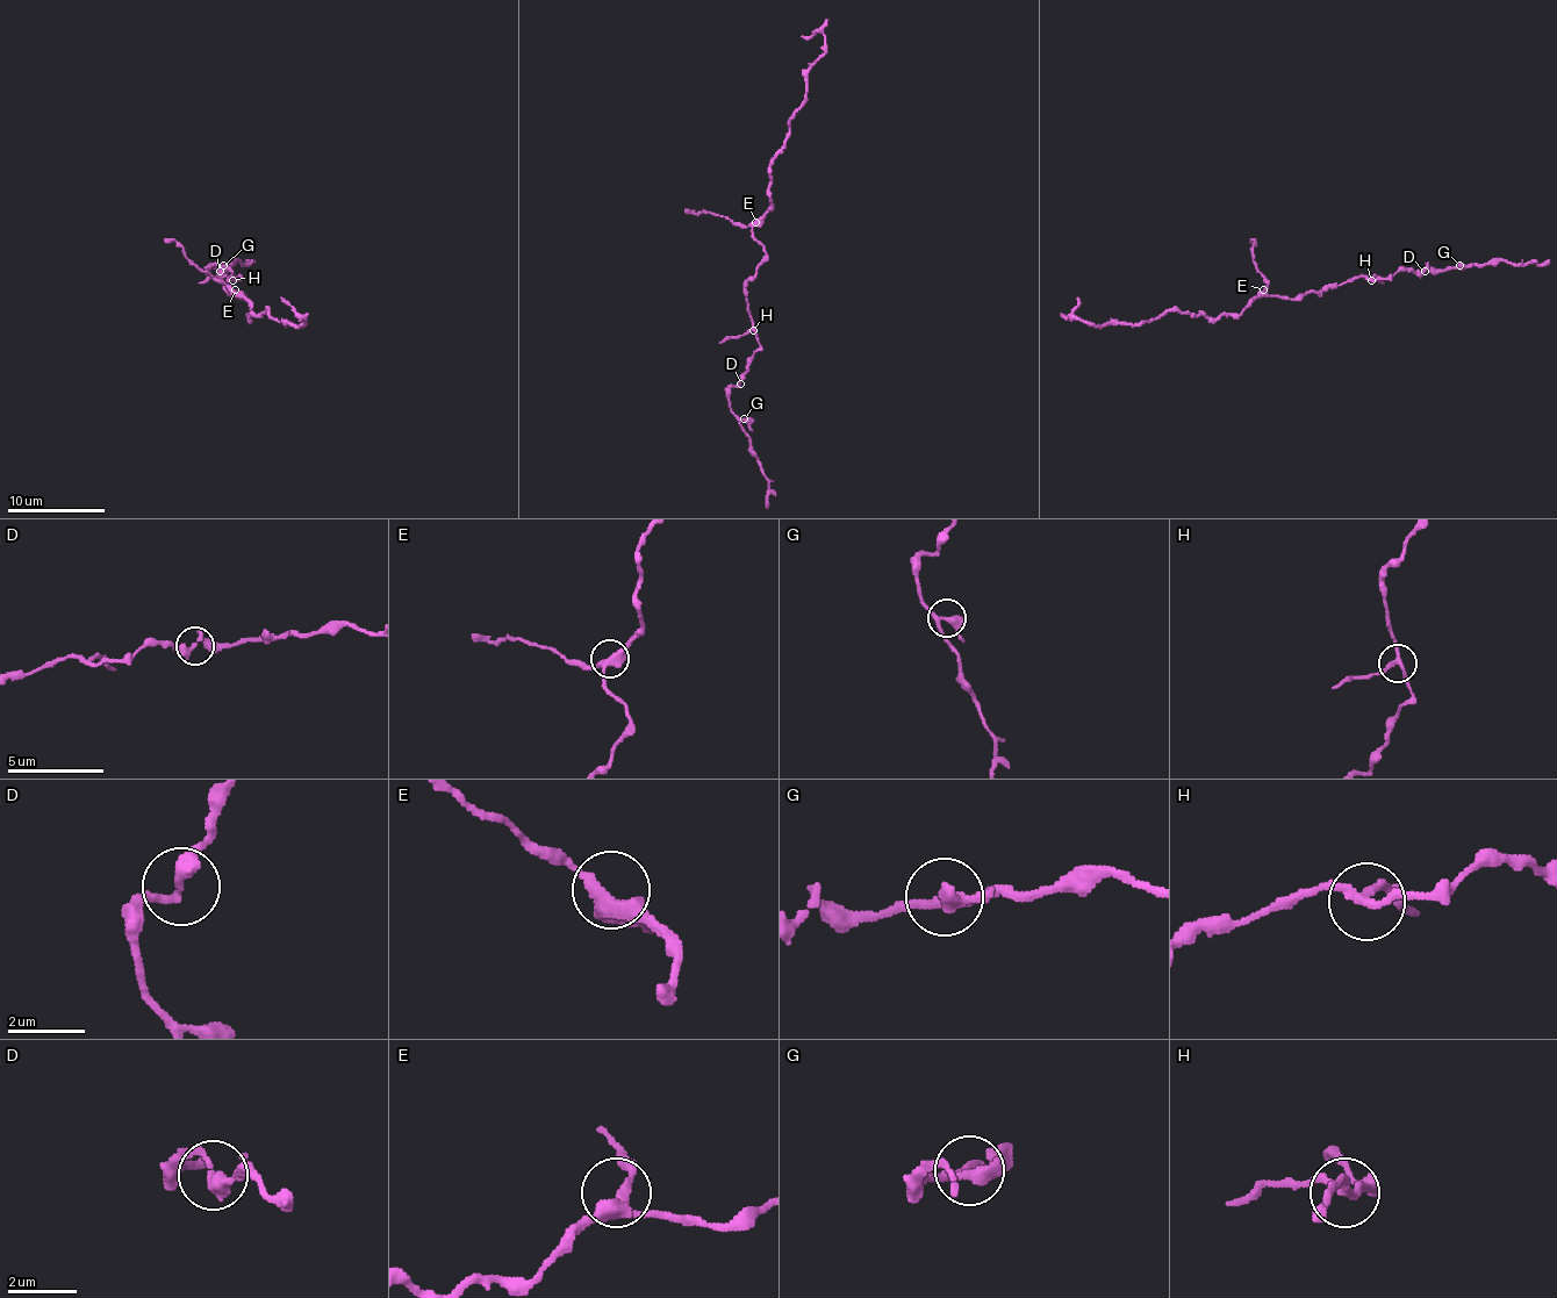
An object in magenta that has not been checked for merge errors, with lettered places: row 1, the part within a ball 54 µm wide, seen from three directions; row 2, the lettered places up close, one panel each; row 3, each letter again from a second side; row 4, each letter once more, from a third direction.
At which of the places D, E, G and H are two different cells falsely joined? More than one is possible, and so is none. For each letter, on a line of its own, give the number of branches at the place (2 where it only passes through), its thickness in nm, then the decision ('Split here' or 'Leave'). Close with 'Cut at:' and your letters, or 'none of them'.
D: Branches: 2. Thickness 300 nm. Leave
E: Branches: 3. Thickness 360 nm. Leave
G: Branches: 3. Thickness 280 nm. Leave
H: Branches: 3. Thickness 180 nm. Leave
Cut at: none of them

